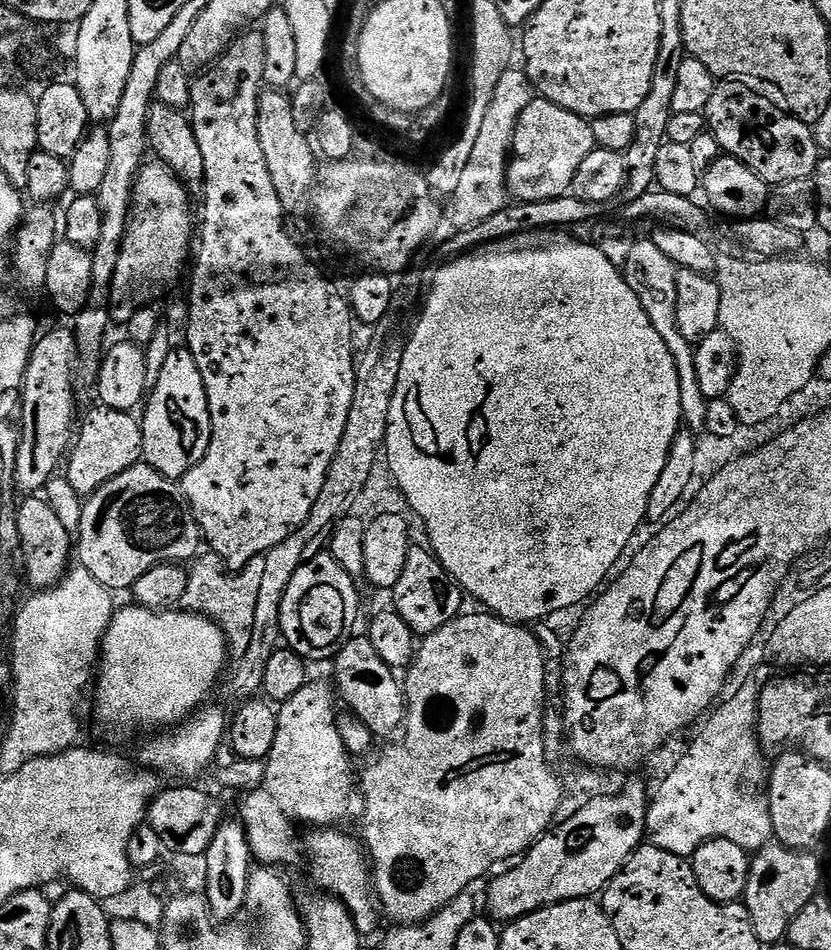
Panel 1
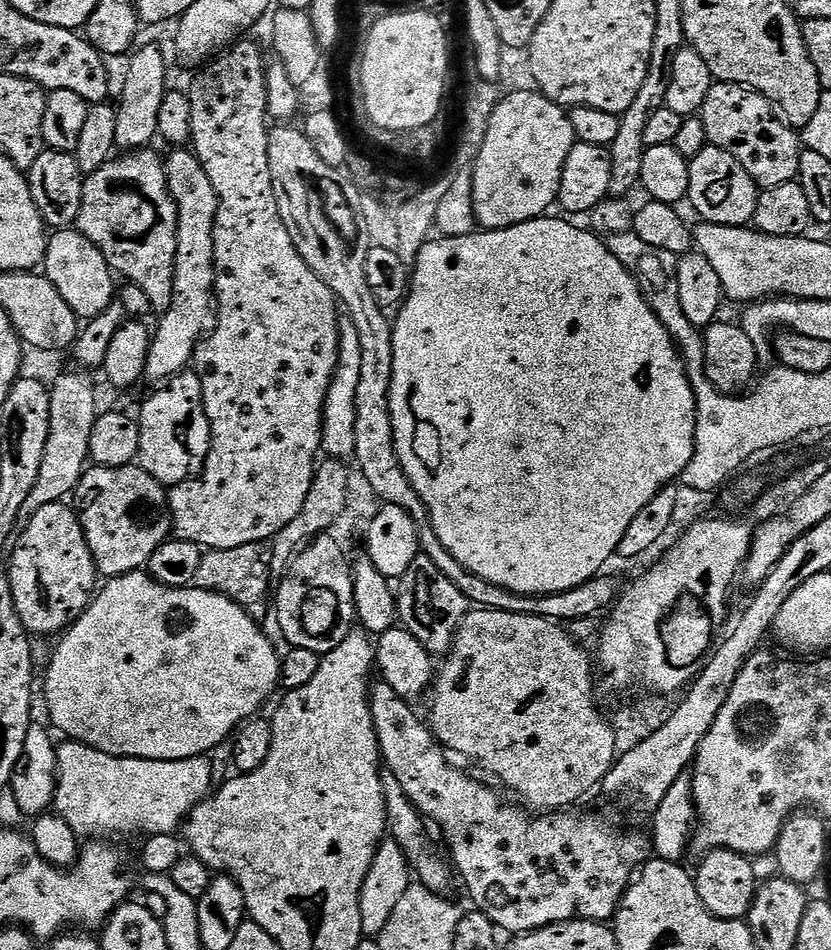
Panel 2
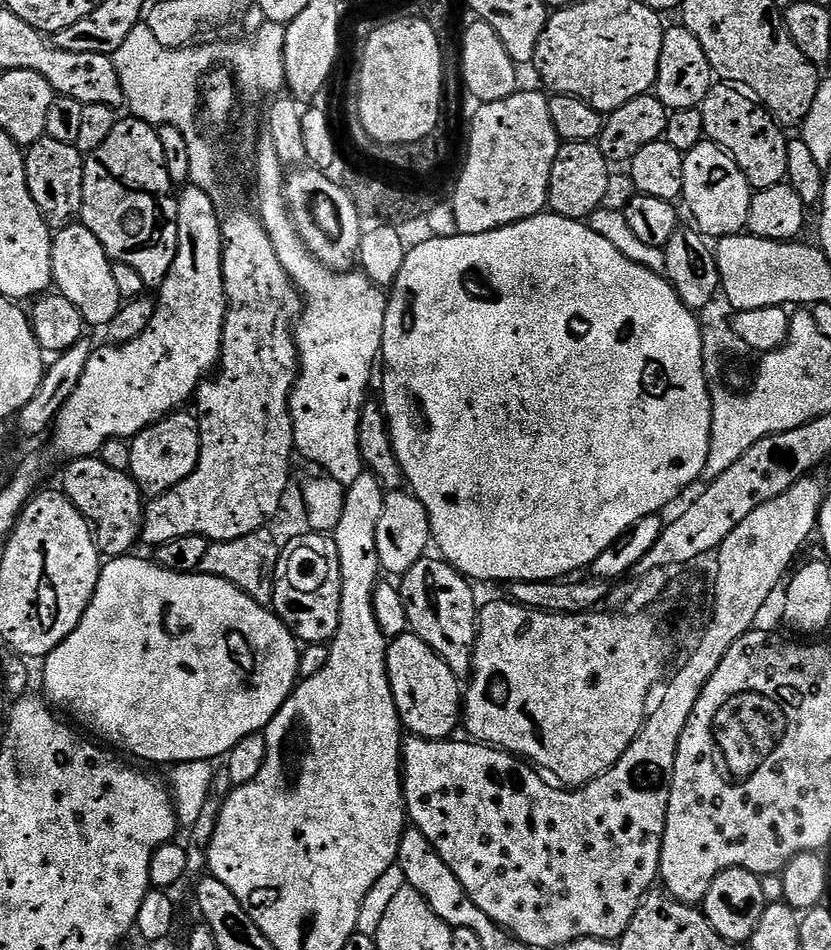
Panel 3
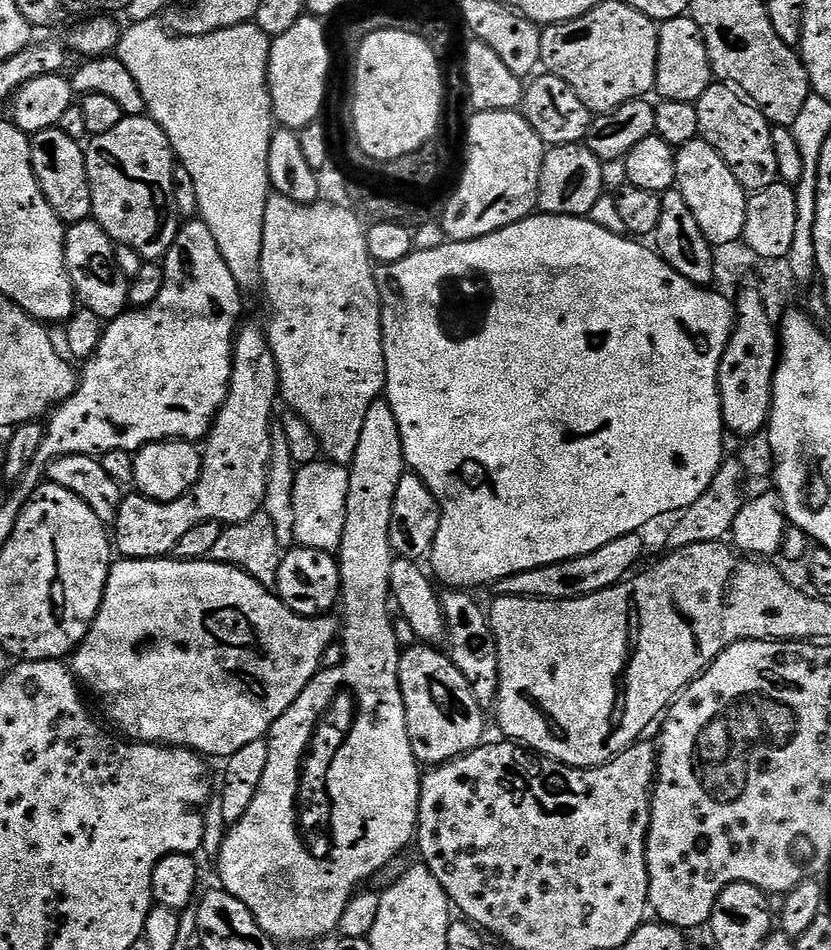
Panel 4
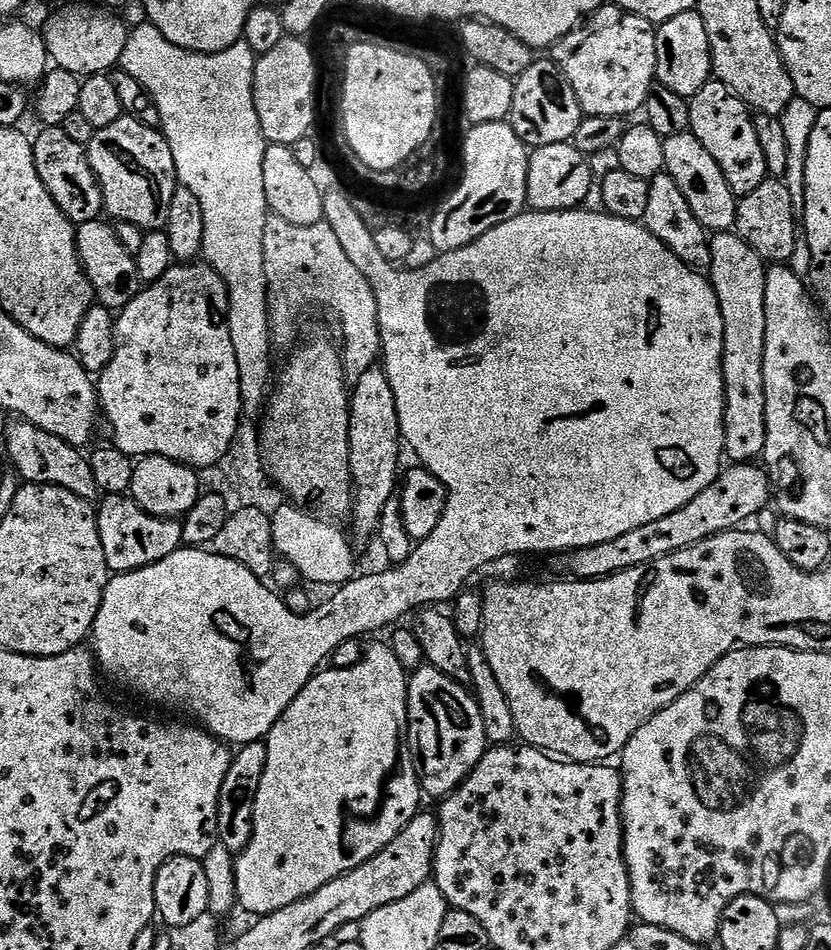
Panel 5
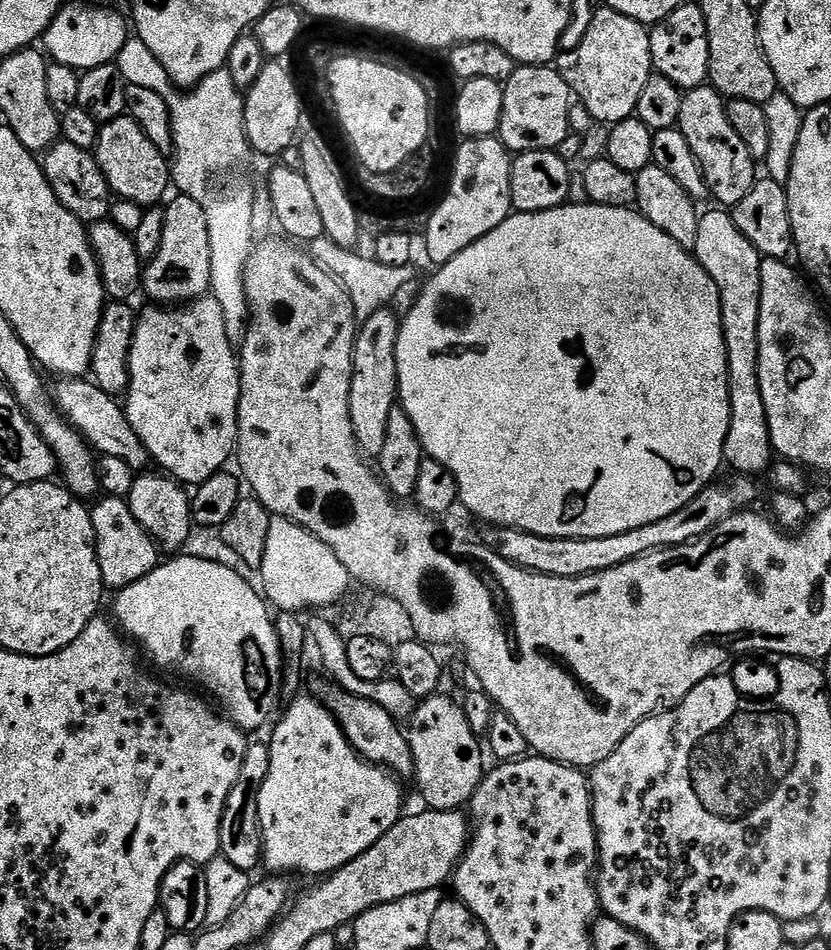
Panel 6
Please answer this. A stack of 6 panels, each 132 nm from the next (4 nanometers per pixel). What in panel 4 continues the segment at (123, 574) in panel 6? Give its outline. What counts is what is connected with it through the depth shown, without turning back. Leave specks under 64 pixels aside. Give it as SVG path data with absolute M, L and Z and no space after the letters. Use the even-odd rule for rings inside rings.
M239 329L232 350L232 377L228 383L228 396L216 416L212 429L208 431L206 443L202 448L204 461L200 471L200 480L182 498L174 502L158 504L156 501L139 494L125 495L120 501L118 518L114 525L114 548L125 560L158 560L175 553L178 542L202 522L218 522L222 526L246 522L261 511L266 498L268 485L268 463L272 457L272 430L274 421L272 411L278 404L280 375L274 362L274 354L268 345L265 329Z

